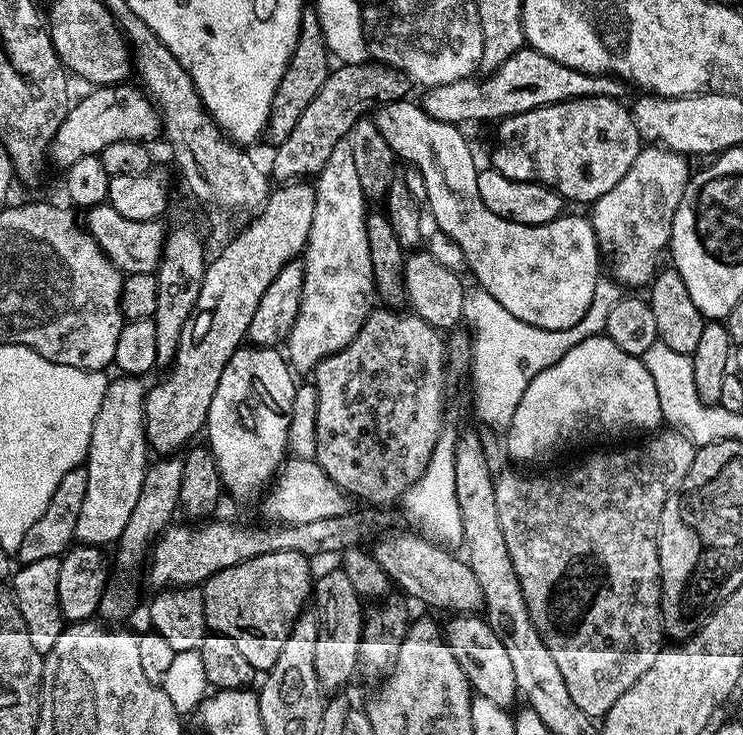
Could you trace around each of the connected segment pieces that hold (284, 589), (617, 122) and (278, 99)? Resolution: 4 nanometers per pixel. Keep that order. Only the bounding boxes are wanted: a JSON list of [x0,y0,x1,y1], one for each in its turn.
[[202,550,314,673],[491,96,642,206],[264,10,330,146]]

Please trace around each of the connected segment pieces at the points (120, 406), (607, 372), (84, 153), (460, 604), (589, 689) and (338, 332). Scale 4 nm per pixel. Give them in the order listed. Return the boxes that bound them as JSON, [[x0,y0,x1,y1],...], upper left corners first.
[[75,374,150,546],[506,334,663,464],[50,83,161,170],[371,532,483,614],[494,430,696,718],[286,138,376,373]]

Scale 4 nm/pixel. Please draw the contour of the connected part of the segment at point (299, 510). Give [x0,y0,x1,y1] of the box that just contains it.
[264,459,354,525]

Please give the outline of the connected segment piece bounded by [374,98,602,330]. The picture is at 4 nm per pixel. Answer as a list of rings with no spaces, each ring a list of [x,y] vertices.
[[[411,99],[391,101],[379,105],[375,109],[374,119],[378,130],[382,130],[382,138],[390,142],[390,150],[405,165],[416,168],[424,179],[426,186],[426,208],[432,211],[436,219],[435,227],[445,232],[466,254],[468,272],[476,279],[475,283],[498,302],[498,306],[510,310],[514,318],[526,322],[530,326],[538,326],[542,330],[570,330],[590,310],[590,302],[594,302],[594,290],[600,287],[602,277],[602,257],[600,244],[592,230],[592,221],[587,215],[568,216],[562,214],[554,222],[546,222],[542,226],[530,226],[510,222],[498,214],[494,214],[482,202],[482,194],[478,194],[478,165],[468,140],[455,124],[438,122],[426,114],[419,103]]]

